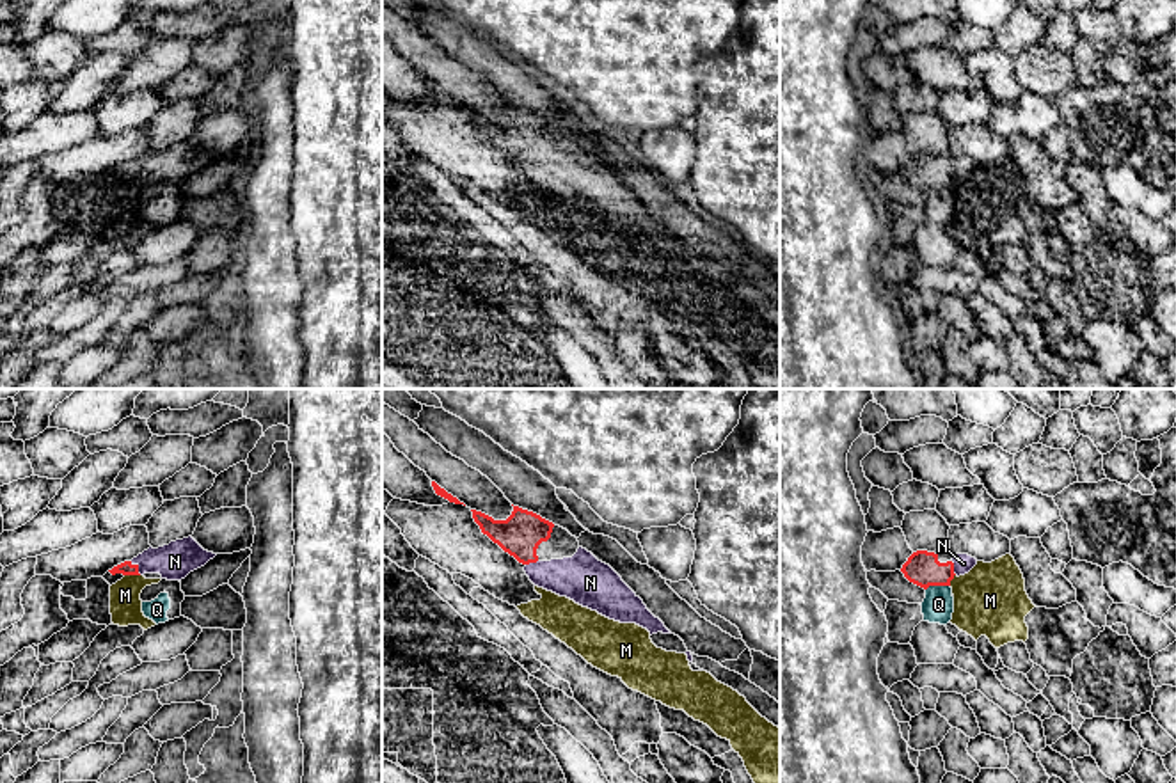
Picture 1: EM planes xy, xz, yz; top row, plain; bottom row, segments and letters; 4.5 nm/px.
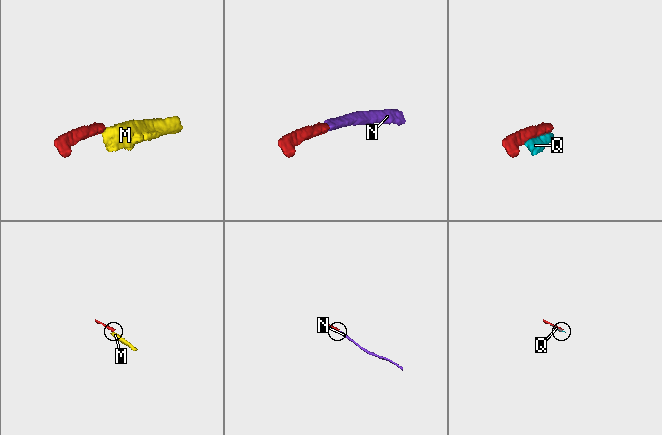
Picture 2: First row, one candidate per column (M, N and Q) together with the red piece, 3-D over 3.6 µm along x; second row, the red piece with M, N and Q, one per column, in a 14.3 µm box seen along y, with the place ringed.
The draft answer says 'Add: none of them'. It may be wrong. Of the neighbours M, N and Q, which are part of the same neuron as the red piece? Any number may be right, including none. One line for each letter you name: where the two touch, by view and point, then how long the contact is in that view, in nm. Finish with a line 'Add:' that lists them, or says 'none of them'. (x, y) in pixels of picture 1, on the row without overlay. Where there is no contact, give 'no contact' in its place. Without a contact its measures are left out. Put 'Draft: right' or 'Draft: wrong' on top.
Draft: wrong
N: contact xy (137, 169); length 80 nm
Add: N

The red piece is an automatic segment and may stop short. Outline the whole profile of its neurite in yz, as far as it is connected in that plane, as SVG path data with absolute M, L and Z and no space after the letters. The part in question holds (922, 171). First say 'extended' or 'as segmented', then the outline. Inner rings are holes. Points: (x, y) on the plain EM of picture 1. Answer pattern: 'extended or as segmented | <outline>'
extended | M927 153L913 154L902 167L904 179L927 192L929 188L950 188L957 178L968 176L977 167L977 162L968 156L954 156L950 163L940 165L938 156Z

